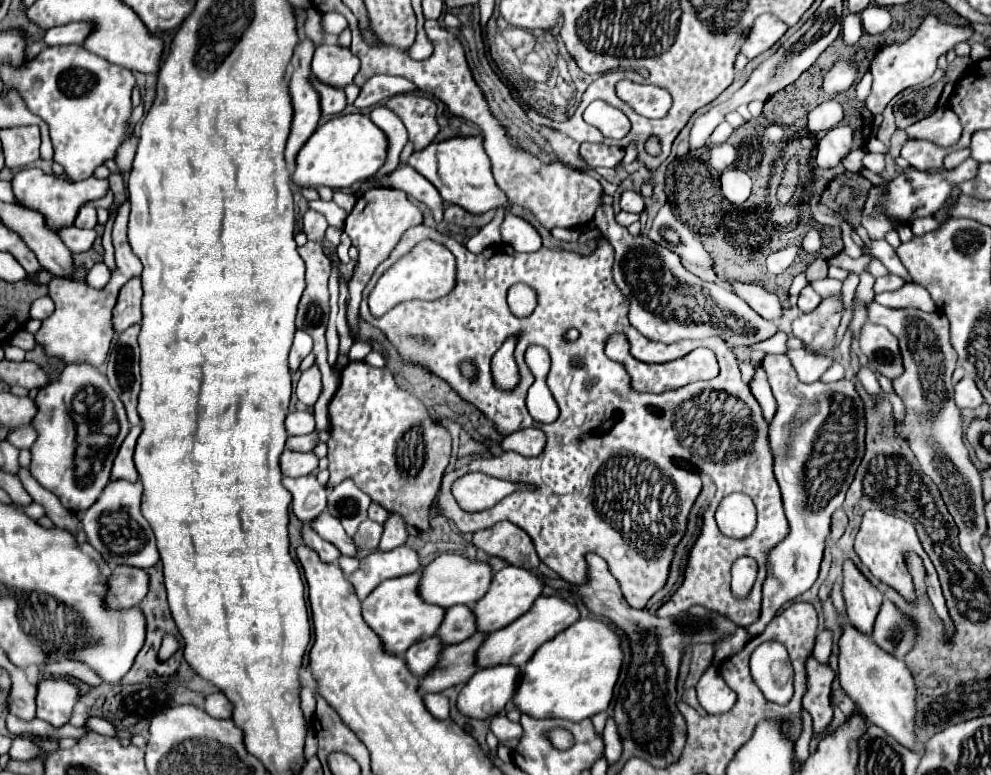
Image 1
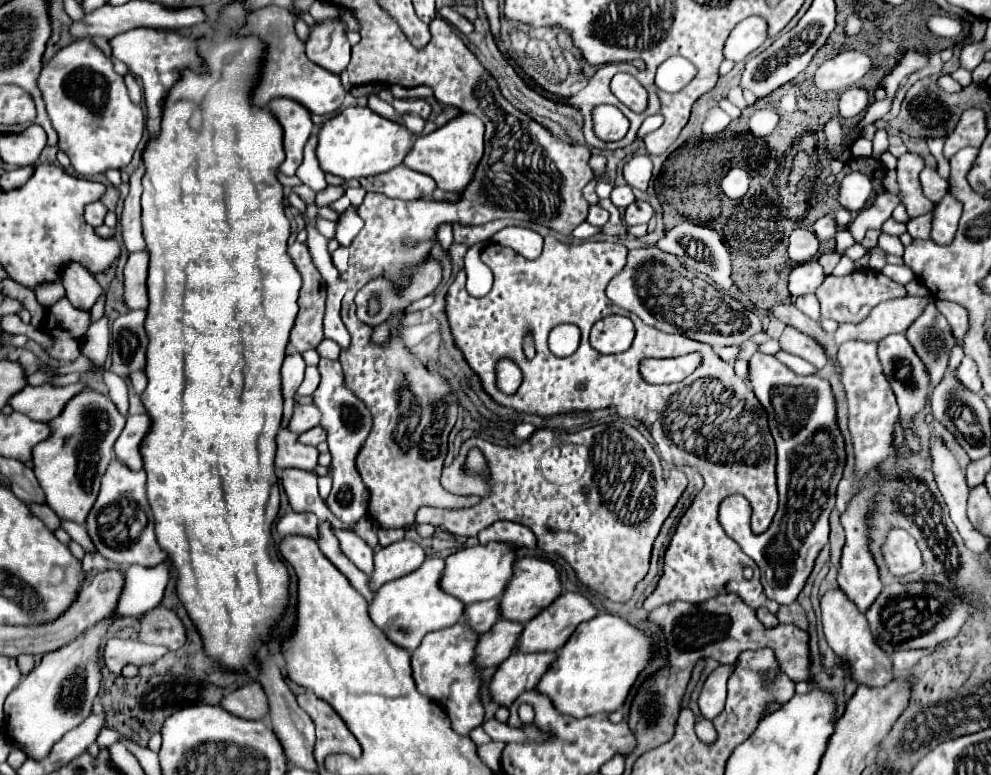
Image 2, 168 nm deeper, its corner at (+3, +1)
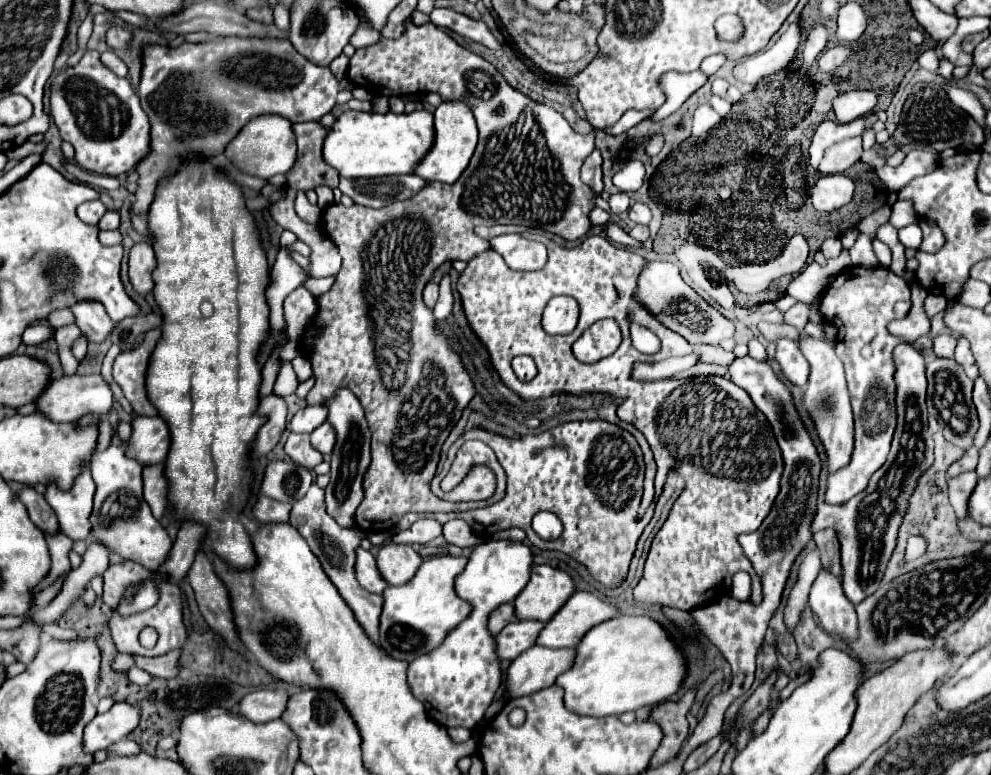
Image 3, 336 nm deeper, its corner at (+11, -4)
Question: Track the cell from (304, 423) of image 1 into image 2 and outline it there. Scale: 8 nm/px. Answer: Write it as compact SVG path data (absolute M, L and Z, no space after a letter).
M296 405L294 415L288 423L288 431L304 433L320 423L320 411L316 405Z

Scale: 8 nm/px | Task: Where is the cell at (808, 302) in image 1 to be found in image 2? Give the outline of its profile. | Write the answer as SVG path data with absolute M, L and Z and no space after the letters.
M812 293L802 295L802 297L798 297L798 299L796 299L796 303L794 303L794 305L796 305L804 315L808 315L810 319L820 321L820 305L818 305L816 295L812 295Z

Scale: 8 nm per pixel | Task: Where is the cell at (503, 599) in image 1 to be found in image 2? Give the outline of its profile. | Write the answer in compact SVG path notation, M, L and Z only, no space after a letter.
M522 557L520 561L514 563L514 575L506 585L506 591L502 593L500 615L502 619L512 619L514 623L526 623L528 619L536 617L544 607L548 607L560 593L562 589L560 589L558 571L554 569L552 563L536 557Z

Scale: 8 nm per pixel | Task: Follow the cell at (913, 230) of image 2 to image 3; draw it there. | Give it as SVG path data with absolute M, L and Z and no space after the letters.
M918 222L900 228L900 242L902 242L906 248L916 248L916 250L918 250L918 246L920 246L920 242L922 242L922 230L920 230Z

